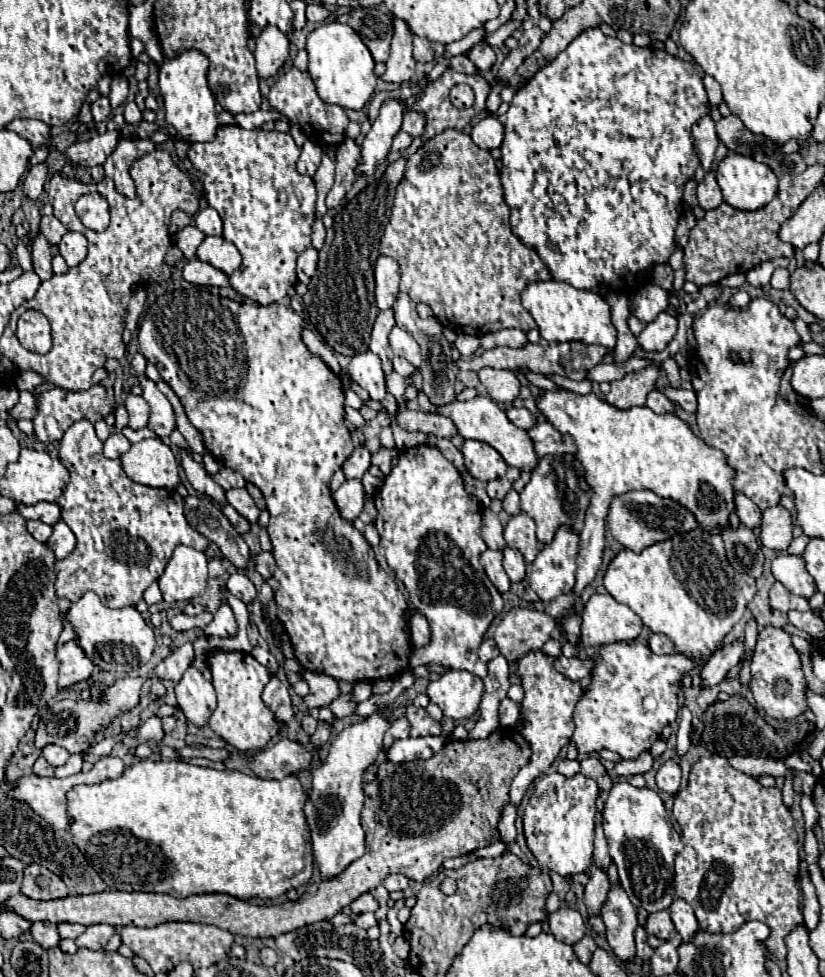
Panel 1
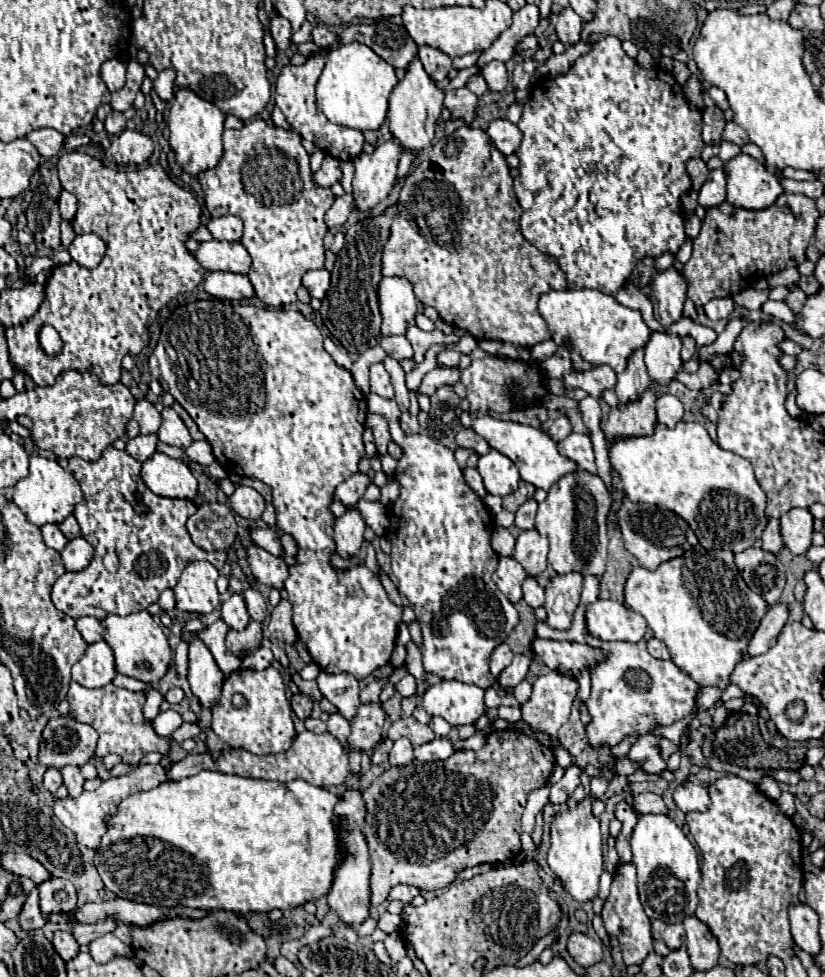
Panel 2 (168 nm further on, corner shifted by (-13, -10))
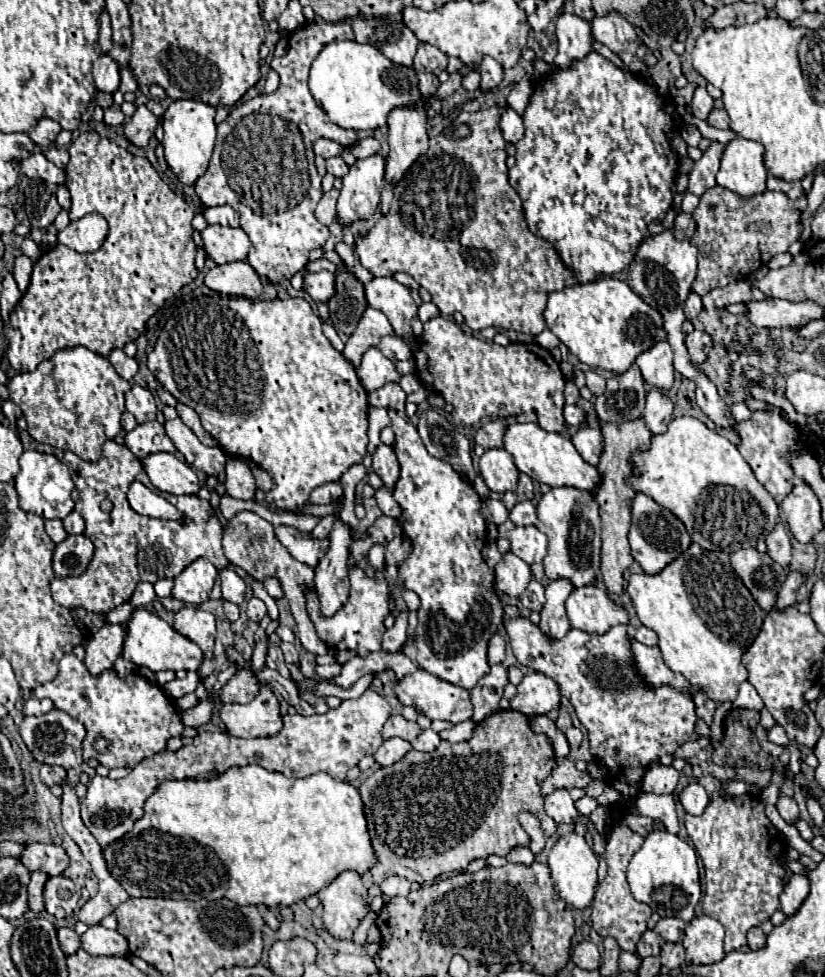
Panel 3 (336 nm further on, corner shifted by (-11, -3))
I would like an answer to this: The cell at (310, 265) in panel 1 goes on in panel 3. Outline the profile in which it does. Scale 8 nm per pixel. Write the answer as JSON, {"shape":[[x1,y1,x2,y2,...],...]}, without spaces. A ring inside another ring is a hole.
{"shape":[[327,270,309,272,303,280,303,288,313,298,313,302,327,302,335,292,335,274]]}

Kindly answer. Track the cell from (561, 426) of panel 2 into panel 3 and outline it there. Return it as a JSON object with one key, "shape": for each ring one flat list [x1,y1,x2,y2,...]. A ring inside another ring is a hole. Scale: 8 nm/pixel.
{"shape":[[565,406,563,416,565,416,565,424,569,426,581,426,585,422,585,412,577,406]]}

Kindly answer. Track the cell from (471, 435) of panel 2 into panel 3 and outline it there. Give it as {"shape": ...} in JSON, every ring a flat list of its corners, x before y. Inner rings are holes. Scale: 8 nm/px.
{"shape":[[507,418,507,420,491,420,487,424,483,424,477,432,475,432,475,442,479,446,483,446,485,450,489,448,503,448,503,432,505,428,515,422,515,418]]}

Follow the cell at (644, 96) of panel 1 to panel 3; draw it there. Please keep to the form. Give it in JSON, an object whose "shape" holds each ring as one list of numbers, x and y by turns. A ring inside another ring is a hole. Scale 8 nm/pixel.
{"shape":[[589,52,573,68,551,72,539,80,523,114,523,124,525,136,517,142,517,164,509,170,509,184,523,200,529,230,555,246,579,284,627,270,647,236,647,226,663,220,673,202,671,188,679,158,669,144,669,132,679,122,665,112,665,98,653,82,623,72,609,58]]}

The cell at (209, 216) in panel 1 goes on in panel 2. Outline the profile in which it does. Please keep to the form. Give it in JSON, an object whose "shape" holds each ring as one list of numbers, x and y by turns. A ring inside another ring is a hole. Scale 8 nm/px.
{"shape":[[223,215,223,217,211,219,207,223,207,229,219,241,239,241,241,239,241,231,243,231,243,223,235,215]]}

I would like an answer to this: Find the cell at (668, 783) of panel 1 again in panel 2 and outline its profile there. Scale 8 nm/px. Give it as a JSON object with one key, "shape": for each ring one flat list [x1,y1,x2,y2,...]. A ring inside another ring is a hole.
{"shape":[[685,781,681,783,677,789,675,789,675,803,677,807,683,811,683,813,689,813,689,811,707,811,709,809,709,793,707,793,707,787,705,785,699,785,699,783,693,783,693,781]]}

